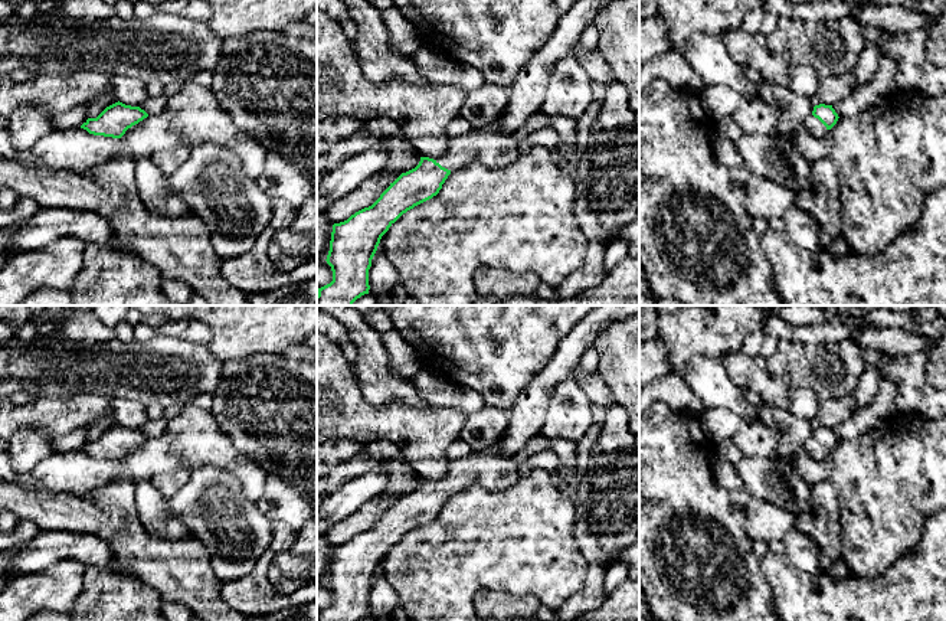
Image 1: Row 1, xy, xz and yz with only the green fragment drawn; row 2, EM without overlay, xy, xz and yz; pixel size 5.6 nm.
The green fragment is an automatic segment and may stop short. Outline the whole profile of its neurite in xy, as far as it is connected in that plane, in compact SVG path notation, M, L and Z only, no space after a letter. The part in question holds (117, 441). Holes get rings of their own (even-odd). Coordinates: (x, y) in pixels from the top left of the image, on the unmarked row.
M115 425L107 429L96 441L88 441L81 451L94 458L121 461L128 451L138 447L148 437L140 429Z

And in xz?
M498 441L485 450L474 450L474 452L465 458L451 461L448 474L438 483L420 480L419 487L402 496L390 506L371 529L356 535L344 545L333 548L330 573L325 582L331 589L333 604L318 611L317 621L360 621L369 617L369 592L371 582L382 559L403 536L436 519L454 493L475 484L488 488L508 488L521 478L520 470L521 465L515 463L514 457L501 454Z

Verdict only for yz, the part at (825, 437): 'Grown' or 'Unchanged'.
Grown

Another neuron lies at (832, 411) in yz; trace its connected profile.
M855 395L841 399L828 399L819 402L816 415L811 419L814 429L819 426L834 428L838 422L847 419L855 411Z

